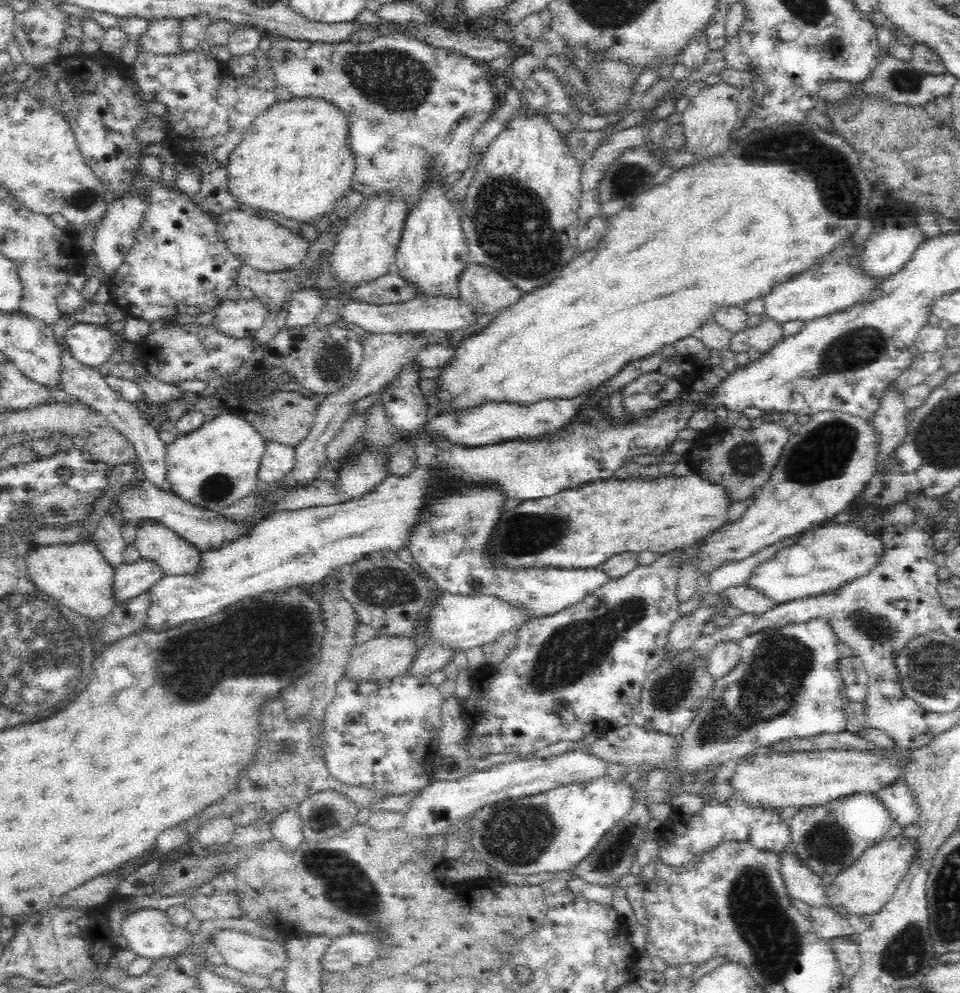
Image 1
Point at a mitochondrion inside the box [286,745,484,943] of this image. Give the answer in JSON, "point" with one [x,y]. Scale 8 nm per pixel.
{"point":[345,885]}

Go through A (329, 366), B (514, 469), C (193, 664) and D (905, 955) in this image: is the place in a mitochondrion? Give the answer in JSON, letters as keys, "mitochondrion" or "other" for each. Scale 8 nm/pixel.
{"A":"mitochondrion","B":"other","C":"mitochondrion","D":"mitochondrion"}

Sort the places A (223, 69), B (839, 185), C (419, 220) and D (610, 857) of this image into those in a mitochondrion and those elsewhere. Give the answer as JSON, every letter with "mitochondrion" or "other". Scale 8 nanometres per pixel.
{"A":"other","B":"mitochondrion","C":"other","D":"mitochondrion"}

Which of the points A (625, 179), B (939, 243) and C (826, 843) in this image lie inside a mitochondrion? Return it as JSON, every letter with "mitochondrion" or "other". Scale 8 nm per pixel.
{"A":"mitochondrion","B":"other","C":"mitochondrion"}

